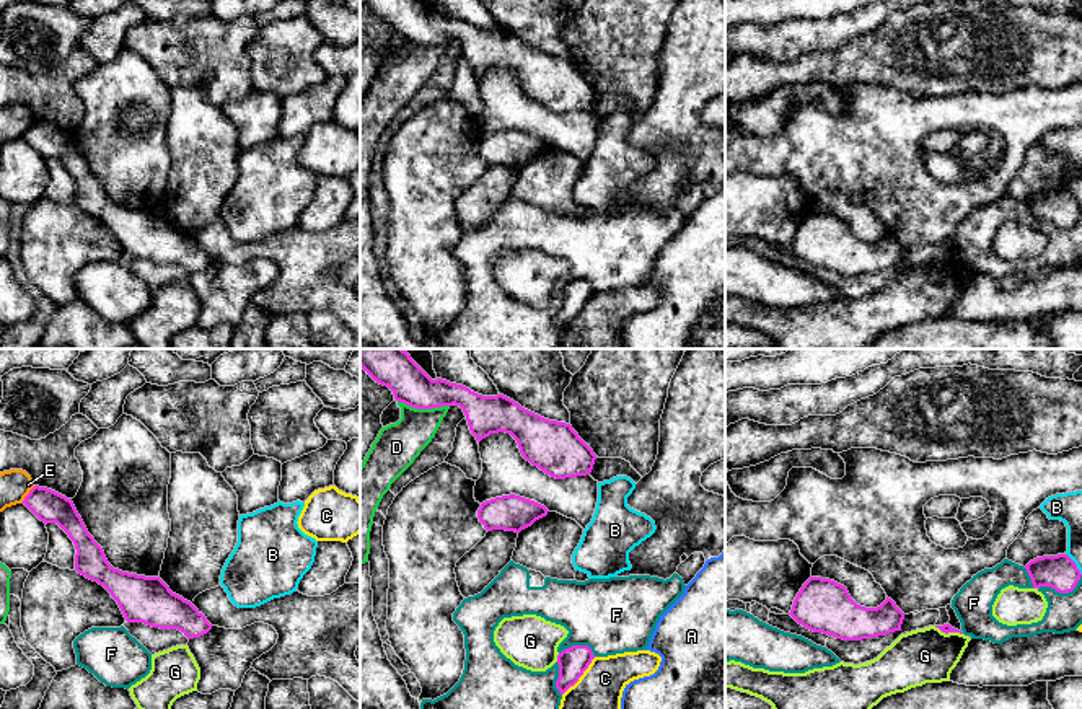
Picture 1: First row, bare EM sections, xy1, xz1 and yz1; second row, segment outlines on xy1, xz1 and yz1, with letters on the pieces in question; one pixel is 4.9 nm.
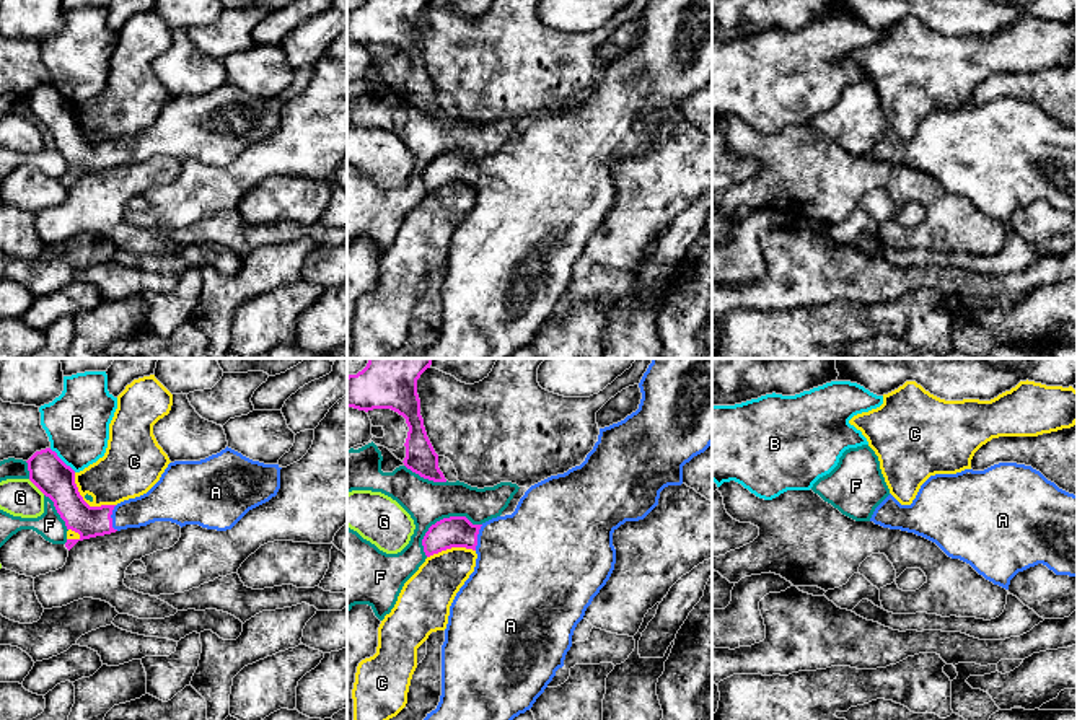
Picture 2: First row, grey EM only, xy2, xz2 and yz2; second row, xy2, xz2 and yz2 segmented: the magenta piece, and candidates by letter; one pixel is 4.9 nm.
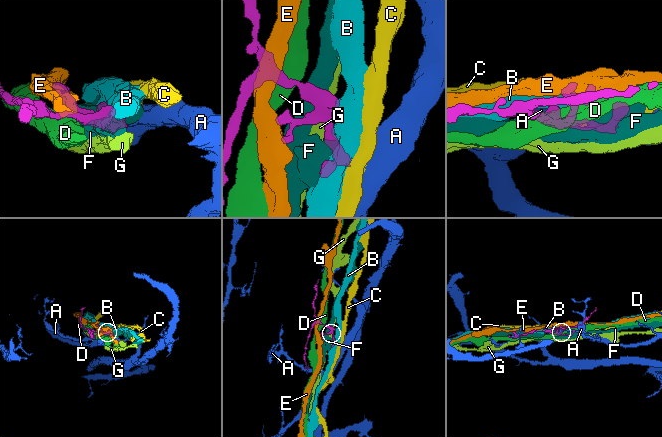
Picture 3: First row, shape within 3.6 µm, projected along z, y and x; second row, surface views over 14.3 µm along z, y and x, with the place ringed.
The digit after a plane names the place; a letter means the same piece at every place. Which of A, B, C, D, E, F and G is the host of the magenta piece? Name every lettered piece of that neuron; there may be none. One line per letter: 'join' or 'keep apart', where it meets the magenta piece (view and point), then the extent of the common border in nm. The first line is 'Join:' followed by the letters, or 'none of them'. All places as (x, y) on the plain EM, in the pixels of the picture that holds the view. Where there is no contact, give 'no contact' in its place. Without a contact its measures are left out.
Join: A
A: join | xy2 (111, 153) | 130 nm
B: keep apart | xy2 (61, 95) | 180 nm
C: keep apart | xy2 (85, 137) | 260 nm
D: keep apart | xz1 (424, 43) | 260 nm
E: keep apart | xy1 (28, 129) | 100 nm
F: keep apart | xz2 (443, 153) | 320 nm
G: keep apart | xy2 (36, 121) | 120 nm

